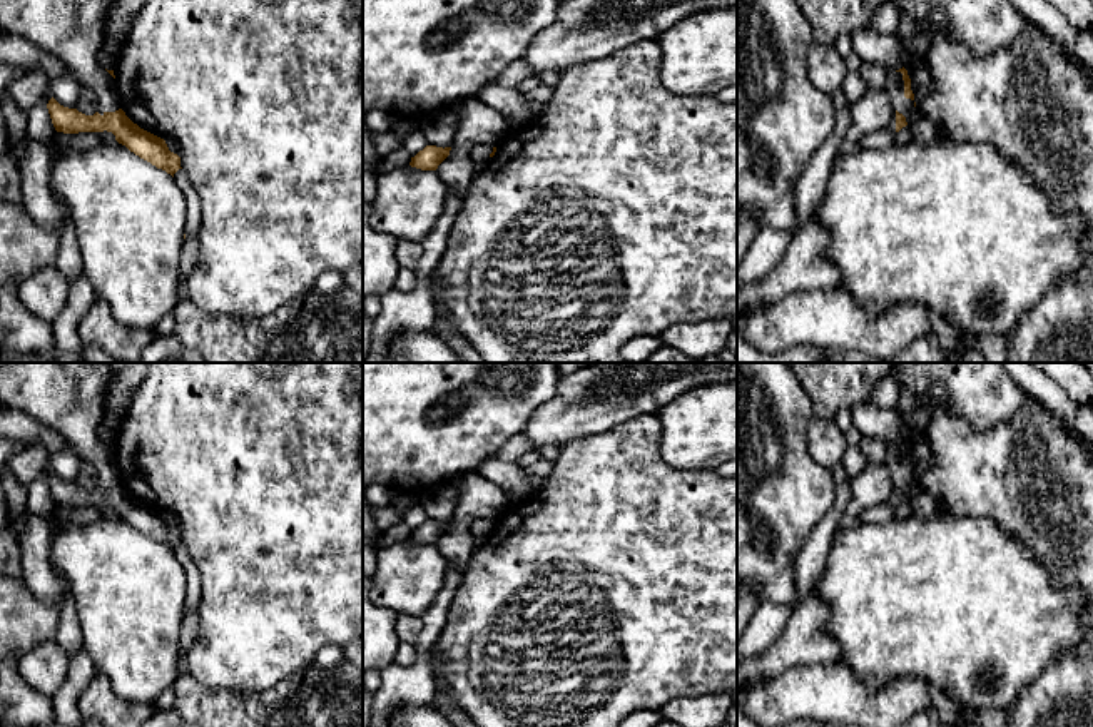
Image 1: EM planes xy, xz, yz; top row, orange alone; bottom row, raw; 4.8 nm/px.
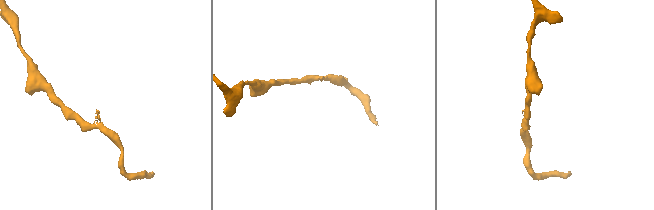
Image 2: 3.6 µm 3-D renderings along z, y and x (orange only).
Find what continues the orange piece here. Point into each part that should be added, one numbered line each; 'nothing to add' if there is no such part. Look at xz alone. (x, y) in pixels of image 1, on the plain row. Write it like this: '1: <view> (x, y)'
nothing to add

